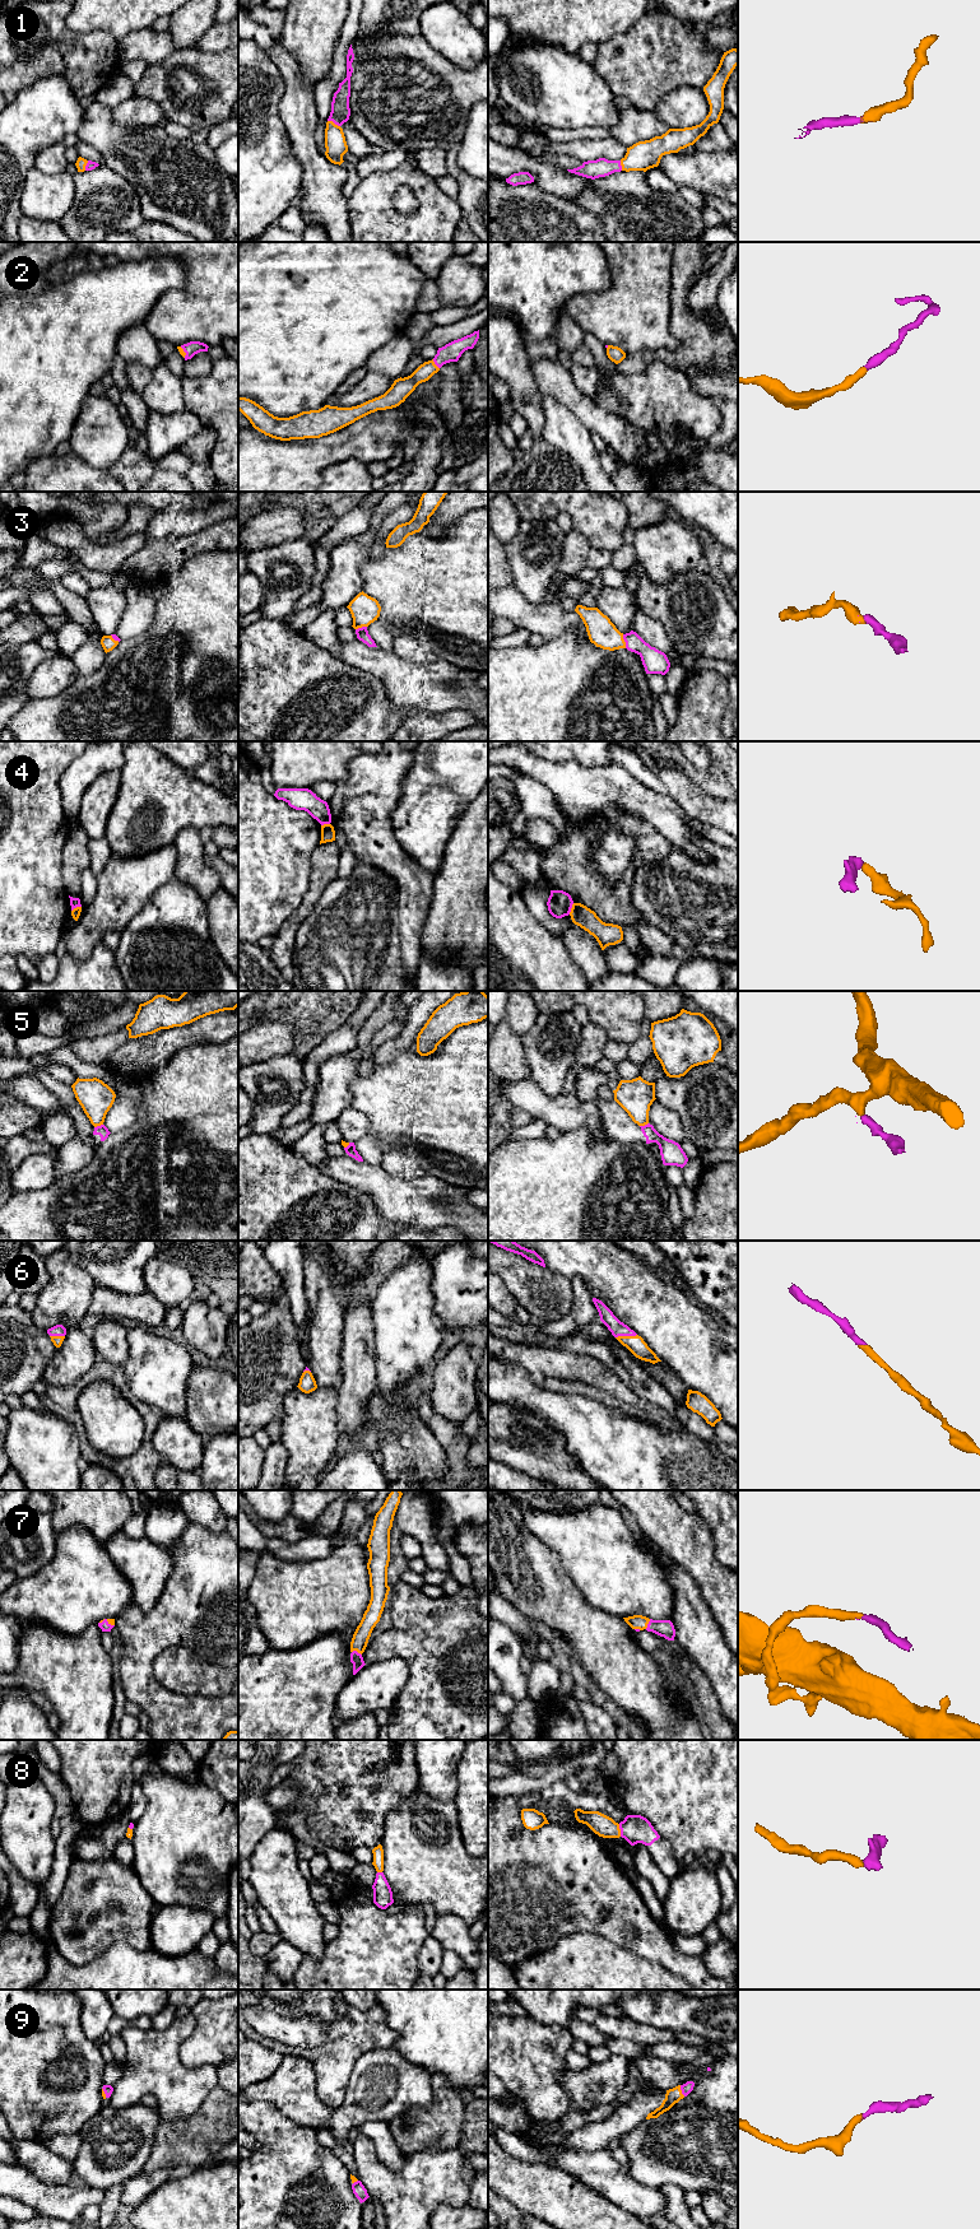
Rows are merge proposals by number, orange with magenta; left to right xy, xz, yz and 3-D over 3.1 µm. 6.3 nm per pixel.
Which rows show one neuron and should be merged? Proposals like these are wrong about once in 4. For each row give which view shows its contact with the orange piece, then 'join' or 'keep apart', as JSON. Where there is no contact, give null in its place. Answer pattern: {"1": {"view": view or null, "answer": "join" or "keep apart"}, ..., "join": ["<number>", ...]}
{"1": {"view": "xz", "answer": "join"}, "2": {"view": "xz", "answer": "join"}, "3": {"view": "yz", "answer": "join"}, "4": {"view": "yz", "answer": "keep apart"}, "5": {"view": "xy", "answer": "keep apart"}, "6": {"view": "yz", "answer": "join"}, "7": {"view": "xz", "answer": "join"}, "8": {"view": "yz", "answer": "join"}, "9": {"view": "yz", "answer": "join"}, "join": ["1", "2", "3", "6", "7", "8", "9"]}

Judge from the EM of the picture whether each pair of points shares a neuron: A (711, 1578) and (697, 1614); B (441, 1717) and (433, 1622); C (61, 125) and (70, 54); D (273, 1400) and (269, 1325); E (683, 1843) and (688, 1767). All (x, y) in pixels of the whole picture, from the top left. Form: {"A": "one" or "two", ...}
{"A": "two", "B": "one", "C": "two", "D": "one", "E": "one"}

